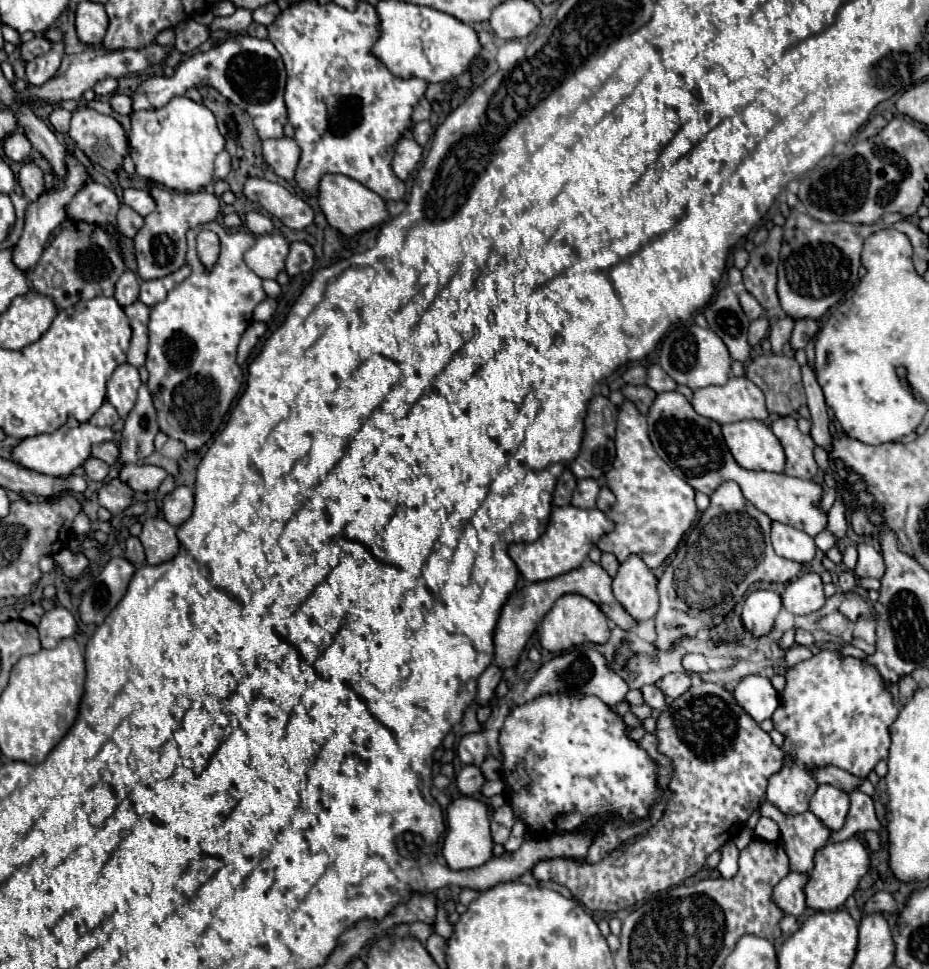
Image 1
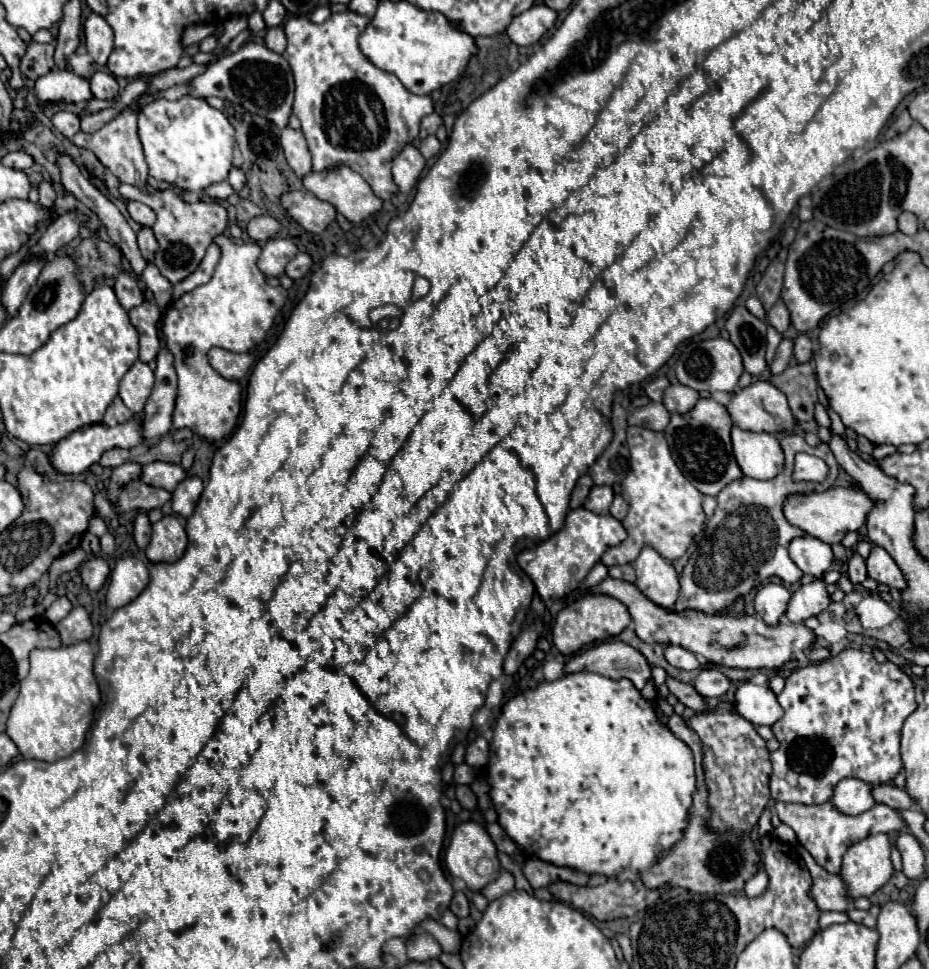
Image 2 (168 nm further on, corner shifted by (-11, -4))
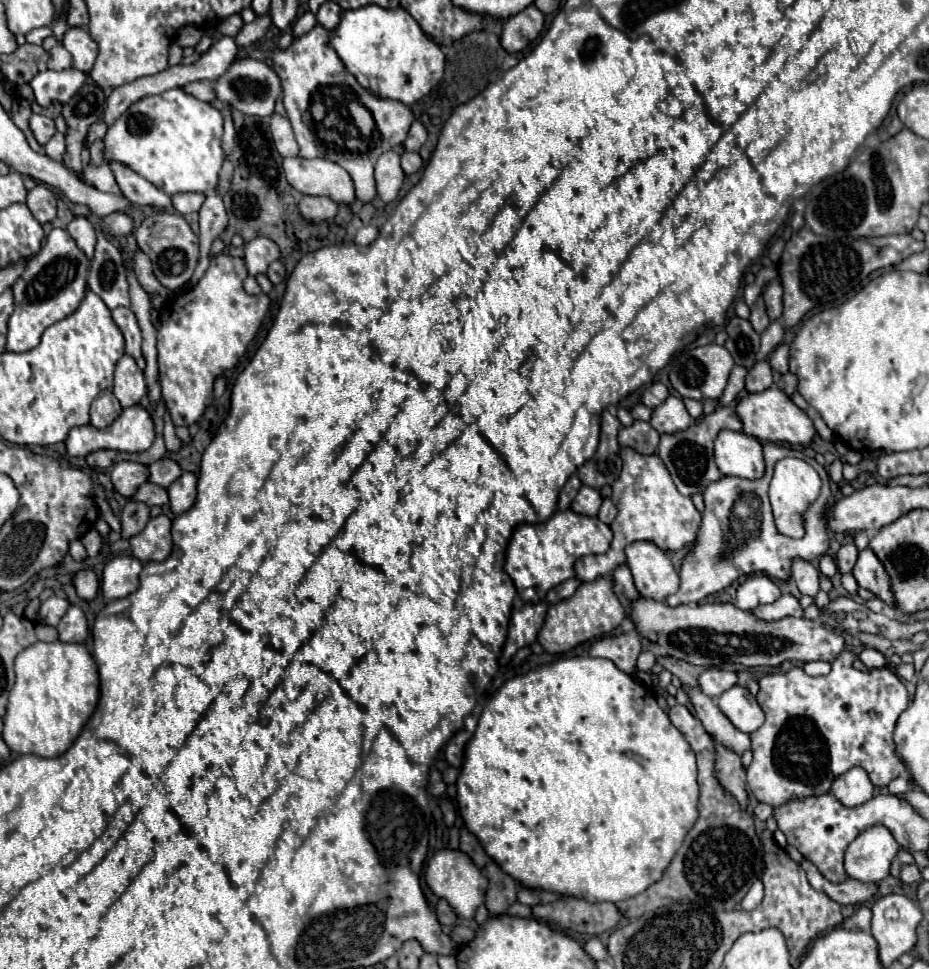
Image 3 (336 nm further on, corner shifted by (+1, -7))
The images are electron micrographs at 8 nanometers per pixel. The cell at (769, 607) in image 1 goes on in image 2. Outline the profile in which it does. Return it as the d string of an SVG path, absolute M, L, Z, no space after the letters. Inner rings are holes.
M768 582L754 596L754 608L764 618L766 624L778 624L784 616L790 600L790 592L782 584Z

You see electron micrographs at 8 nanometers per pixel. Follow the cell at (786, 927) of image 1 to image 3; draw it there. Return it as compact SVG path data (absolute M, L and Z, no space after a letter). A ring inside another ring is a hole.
M860 907L850 919L844 919L842 927L844 927L844 929L852 929L852 927L856 927L856 929L866 929L866 931L868 931L868 927L870 927L870 919L872 919L870 909L868 909L868 907Z

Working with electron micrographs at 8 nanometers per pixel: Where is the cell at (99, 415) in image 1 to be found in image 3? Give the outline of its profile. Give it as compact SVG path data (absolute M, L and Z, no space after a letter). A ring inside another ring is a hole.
M106 389L96 397L96 403L90 411L90 425L98 427L98 429L104 429L120 415L120 411L122 411L122 407L118 407L118 403L114 401L112 391ZM110 405L112 405L112 409L110 409Z

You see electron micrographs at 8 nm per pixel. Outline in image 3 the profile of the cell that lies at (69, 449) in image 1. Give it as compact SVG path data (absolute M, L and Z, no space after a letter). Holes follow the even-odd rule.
M140 405L136 407L128 407L120 413L120 417L108 425L106 429L96 429L92 425L82 425L82 427L74 427L66 439L66 453L70 457L86 457L92 451L98 449L114 449L114 451L146 451L154 441L154 425L152 425L152 417L148 415L148 411Z

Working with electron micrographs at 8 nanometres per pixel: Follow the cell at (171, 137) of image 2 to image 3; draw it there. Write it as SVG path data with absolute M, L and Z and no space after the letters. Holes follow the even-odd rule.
M182 89L144 97L108 129L104 137L106 159L120 161L148 179L166 195L182 191L212 193L222 169L224 153L220 147L222 113L210 103L202 103Z

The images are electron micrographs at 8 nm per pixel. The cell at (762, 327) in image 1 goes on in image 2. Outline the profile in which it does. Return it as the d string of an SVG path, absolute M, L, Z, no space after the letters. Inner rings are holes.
M782 298L776 302L776 308L772 308L766 318L768 318L768 322L770 322L780 334L782 334L784 330L788 330L788 326L790 326L790 316L788 316L788 308L786 308L786 304L784 304Z

